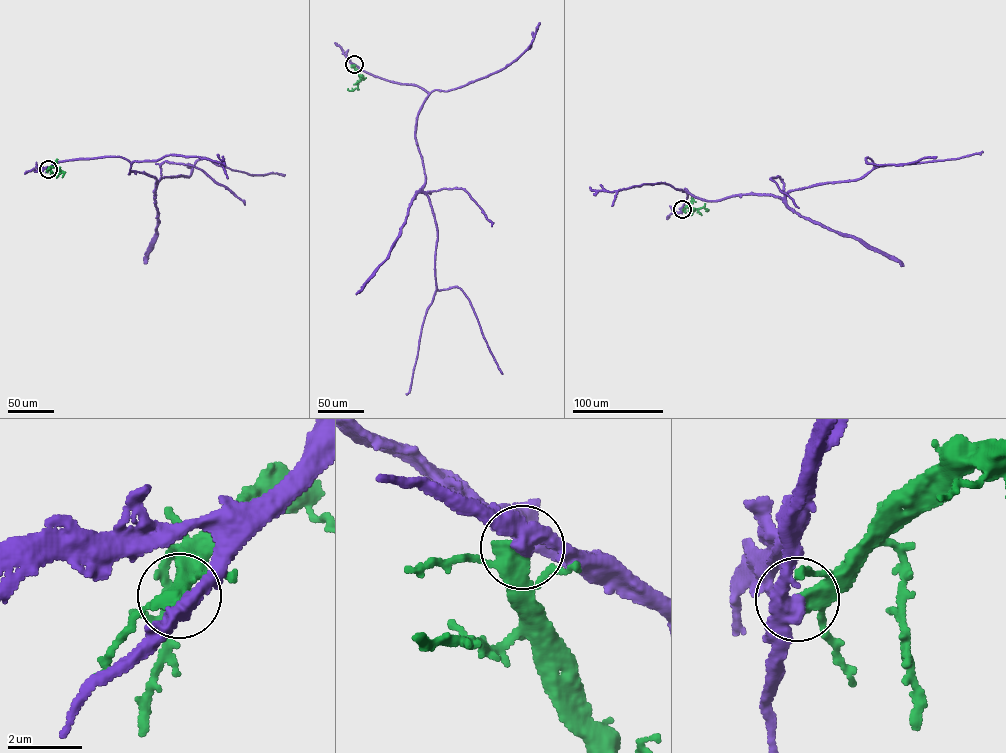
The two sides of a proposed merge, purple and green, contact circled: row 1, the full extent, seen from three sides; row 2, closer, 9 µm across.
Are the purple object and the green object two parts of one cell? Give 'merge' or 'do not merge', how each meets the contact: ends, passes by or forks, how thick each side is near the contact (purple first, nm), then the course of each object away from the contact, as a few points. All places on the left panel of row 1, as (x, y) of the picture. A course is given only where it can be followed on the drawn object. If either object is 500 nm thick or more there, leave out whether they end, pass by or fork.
do not merge; purple forks there; green passes by; 320 nm thick on the purple side, 400 nm on the other; purple runs (48, 169), (120, 157), (129, 174), (156, 183), (189, 177), (205, 158), (248, 174), (285, 174); green runs (48, 169), (54, 167), (61, 170), (50, 174)

